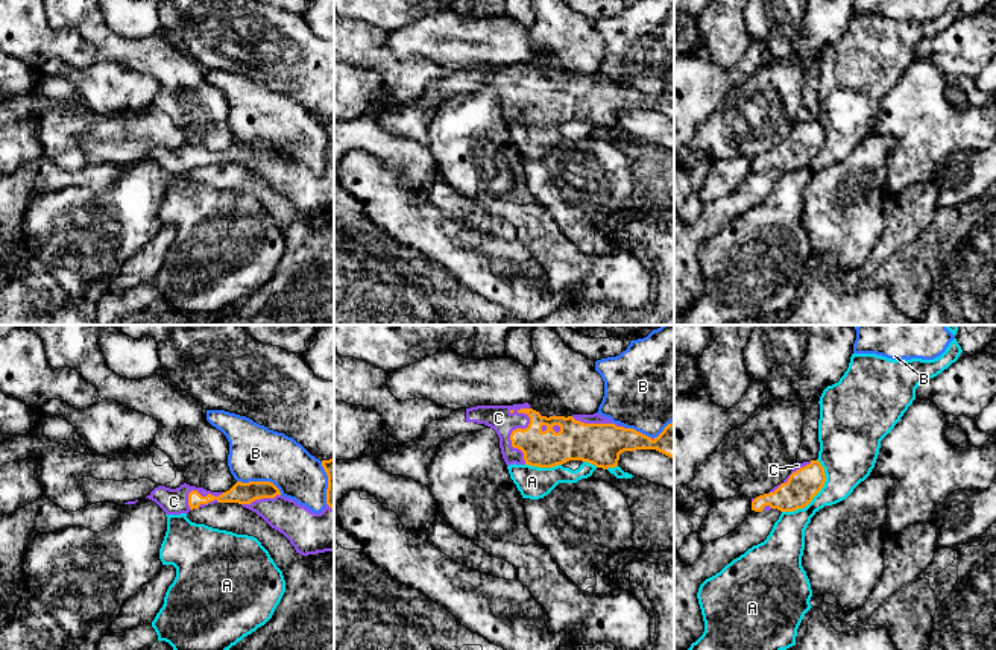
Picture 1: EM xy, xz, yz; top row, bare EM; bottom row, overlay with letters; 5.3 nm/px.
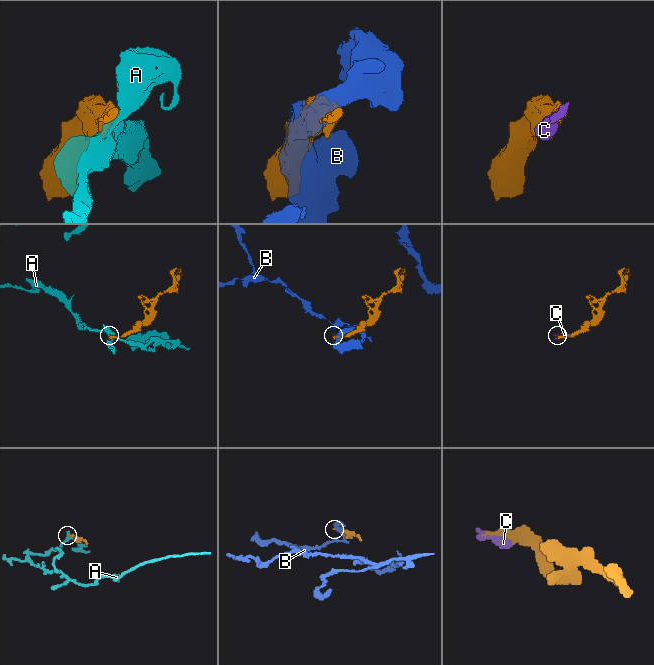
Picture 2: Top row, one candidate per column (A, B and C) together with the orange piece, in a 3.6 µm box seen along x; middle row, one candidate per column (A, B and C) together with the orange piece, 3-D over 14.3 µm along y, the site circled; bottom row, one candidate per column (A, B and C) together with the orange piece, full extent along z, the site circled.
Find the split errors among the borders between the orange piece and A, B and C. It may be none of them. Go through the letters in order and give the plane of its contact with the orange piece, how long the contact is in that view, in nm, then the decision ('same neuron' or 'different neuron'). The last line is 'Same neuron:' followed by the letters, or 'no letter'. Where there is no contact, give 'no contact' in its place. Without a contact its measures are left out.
A: yz | 340 nm | different neuron
B: xy | 260 nm | different neuron
C: xz | 300 nm | same neuron
Same neuron: C

